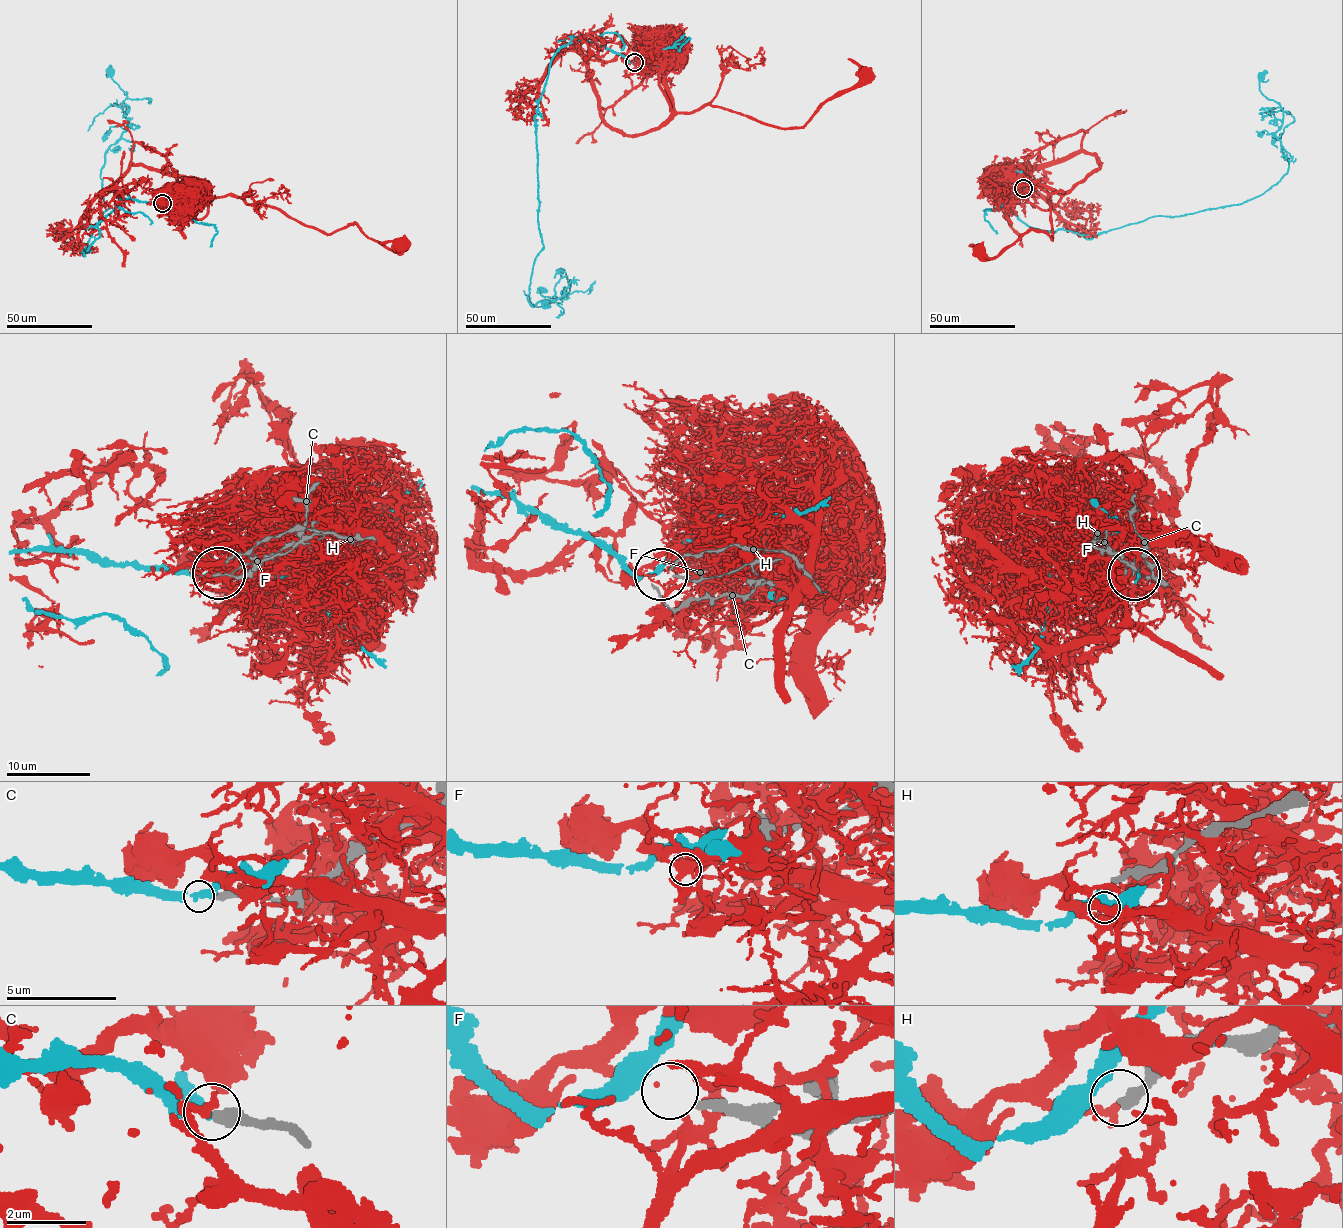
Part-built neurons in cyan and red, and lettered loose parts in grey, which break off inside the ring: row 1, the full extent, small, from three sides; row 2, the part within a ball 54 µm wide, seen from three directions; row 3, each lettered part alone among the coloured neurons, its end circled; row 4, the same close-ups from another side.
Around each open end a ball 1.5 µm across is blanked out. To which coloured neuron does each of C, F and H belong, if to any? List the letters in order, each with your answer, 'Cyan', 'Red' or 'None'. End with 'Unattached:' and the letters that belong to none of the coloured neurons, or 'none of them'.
C: Cyan
F: None
H: None
Unattached: F, H

